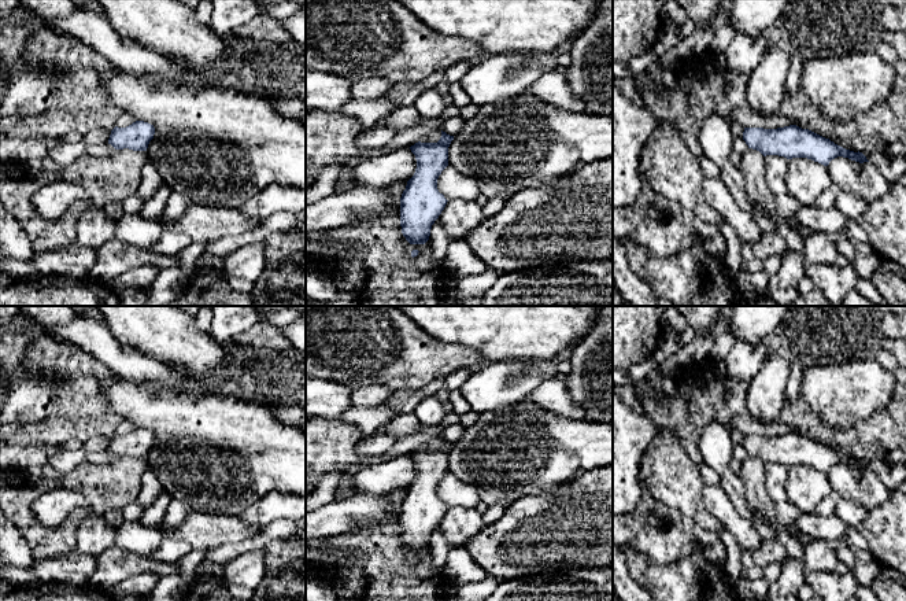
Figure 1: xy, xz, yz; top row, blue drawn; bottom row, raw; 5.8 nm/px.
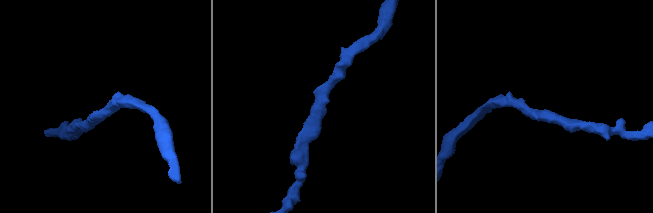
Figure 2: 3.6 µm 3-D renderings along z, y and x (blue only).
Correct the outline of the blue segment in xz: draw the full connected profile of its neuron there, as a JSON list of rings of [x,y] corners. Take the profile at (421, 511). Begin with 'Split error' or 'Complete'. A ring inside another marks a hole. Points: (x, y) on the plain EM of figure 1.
Complete. [[[441,438],[437,450],[415,450],[410,454],[417,467],[414,483],[400,505],[402,541],[410,552],[425,552],[430,537],[447,512],[437,497],[437,486],[448,473],[448,454],[454,443]]]

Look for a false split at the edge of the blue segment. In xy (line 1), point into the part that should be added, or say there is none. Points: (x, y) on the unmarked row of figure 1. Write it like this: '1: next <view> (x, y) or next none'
1: next none

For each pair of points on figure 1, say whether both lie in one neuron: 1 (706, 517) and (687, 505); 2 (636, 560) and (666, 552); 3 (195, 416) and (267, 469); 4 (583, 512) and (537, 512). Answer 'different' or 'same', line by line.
1: same
2: different
3: same
4: same

